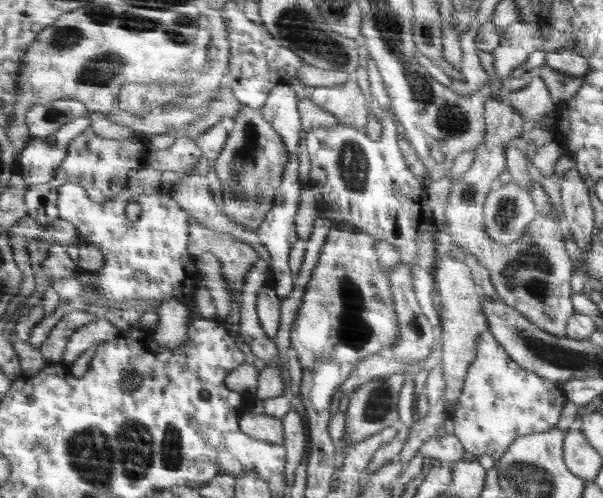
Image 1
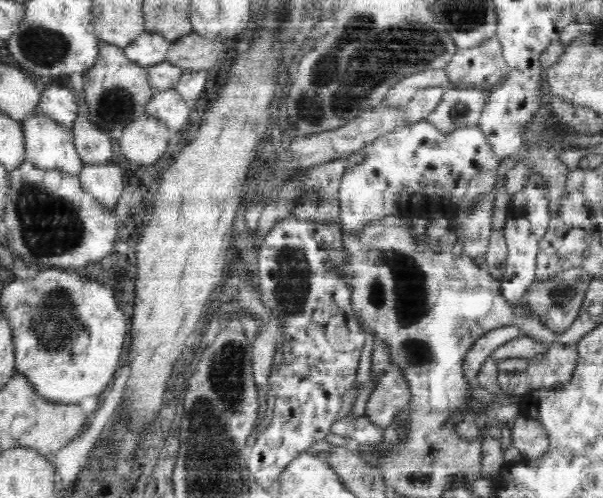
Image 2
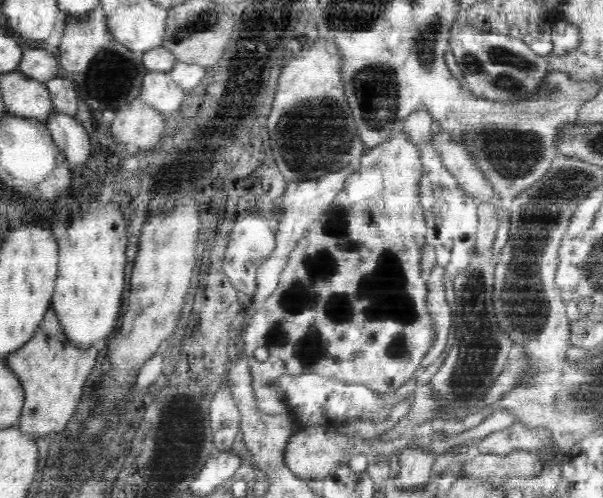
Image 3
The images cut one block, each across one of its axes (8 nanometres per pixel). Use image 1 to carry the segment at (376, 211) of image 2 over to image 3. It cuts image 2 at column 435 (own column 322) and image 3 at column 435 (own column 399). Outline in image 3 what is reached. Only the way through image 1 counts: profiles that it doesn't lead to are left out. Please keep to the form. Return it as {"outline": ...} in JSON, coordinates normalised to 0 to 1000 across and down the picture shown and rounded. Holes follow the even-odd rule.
{"outline":[[[706,279],[698,293],[701,343],[693,367],[695,404],[710,454],[706,490],[720,494],[726,530],[740,538],[740,550],[753,554],[766,542],[766,534],[773,534],[773,526],[779,526],[779,514],[788,506],[794,408],[766,382],[765,367],[736,335],[731,307],[720,293],[713,279]]]}

